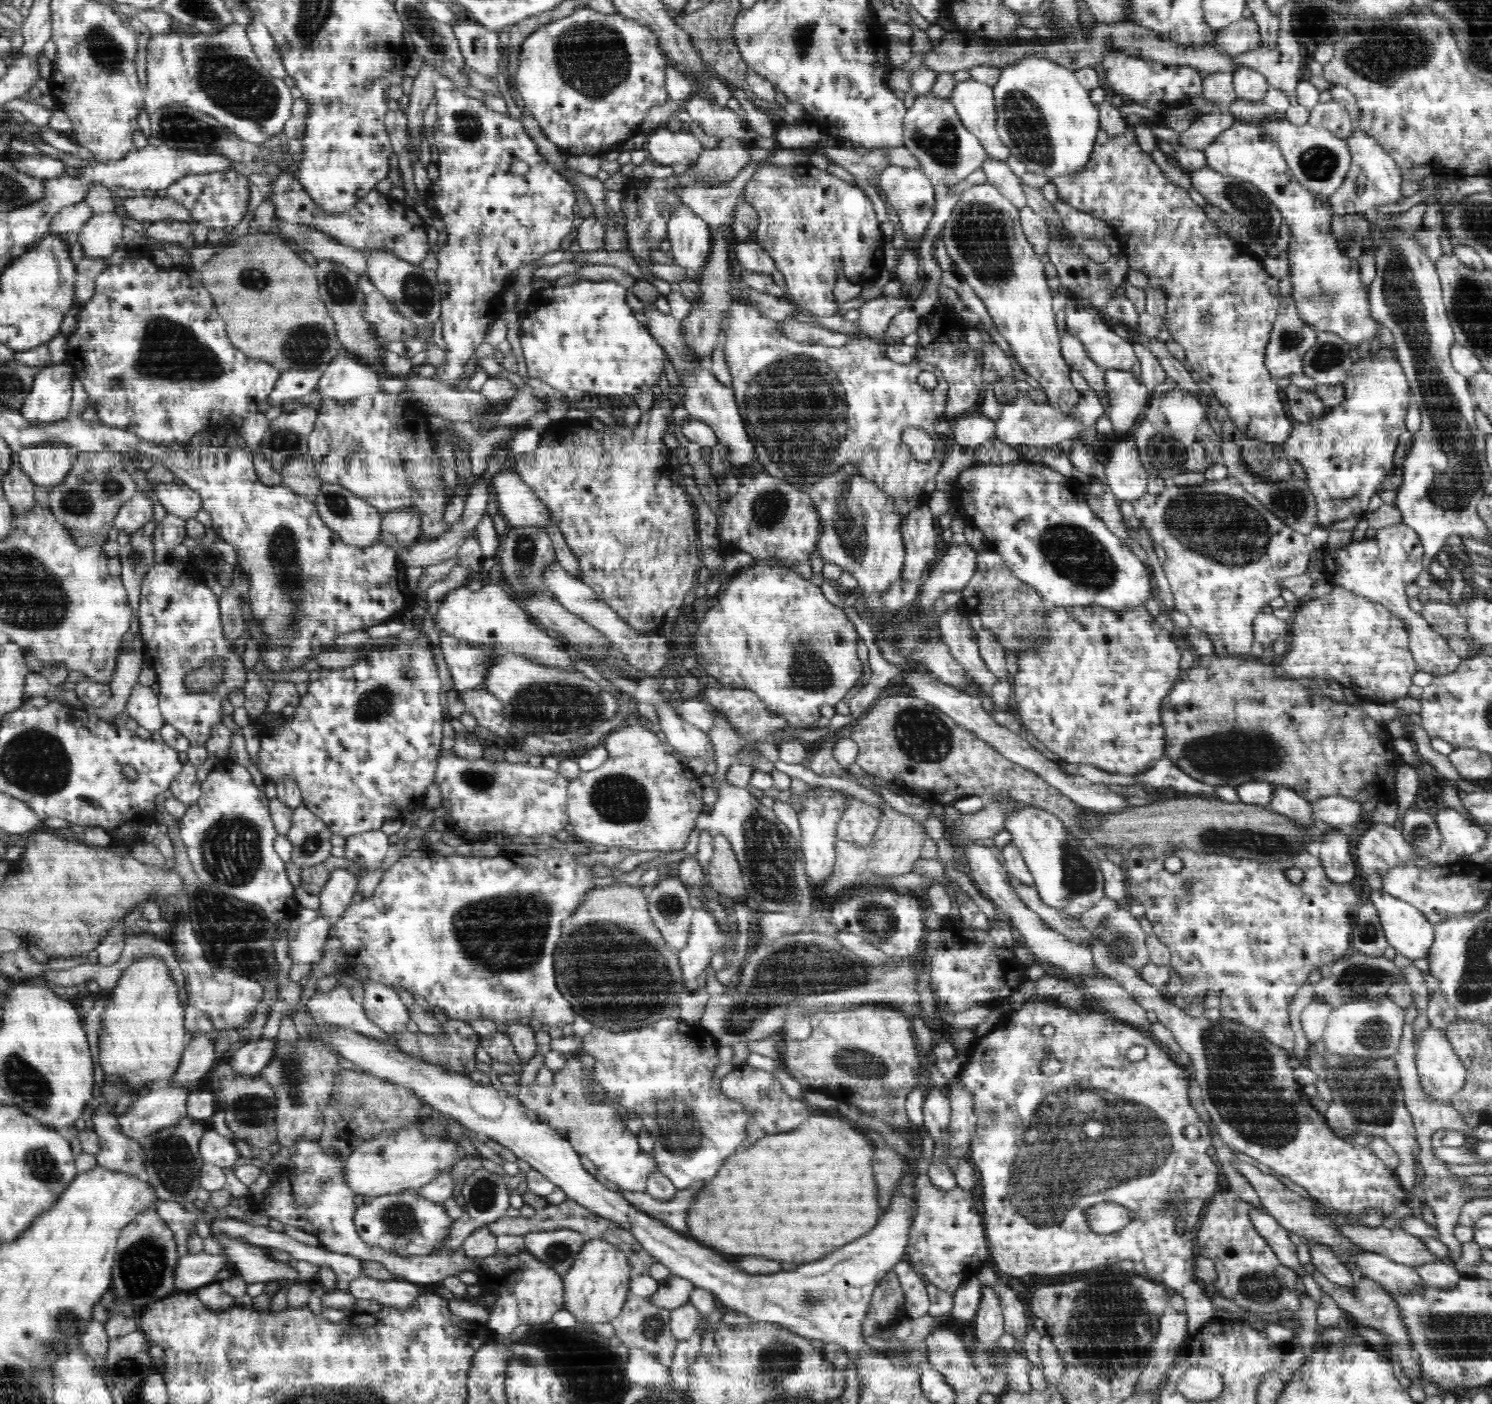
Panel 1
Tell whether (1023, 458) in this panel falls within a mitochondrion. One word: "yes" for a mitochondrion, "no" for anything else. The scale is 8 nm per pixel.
no

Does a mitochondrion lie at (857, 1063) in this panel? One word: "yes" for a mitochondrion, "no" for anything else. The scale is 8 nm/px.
yes

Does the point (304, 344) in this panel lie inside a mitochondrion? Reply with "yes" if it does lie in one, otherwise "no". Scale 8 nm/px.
yes

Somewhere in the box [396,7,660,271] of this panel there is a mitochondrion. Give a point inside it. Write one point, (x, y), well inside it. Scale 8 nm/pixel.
(591, 58)

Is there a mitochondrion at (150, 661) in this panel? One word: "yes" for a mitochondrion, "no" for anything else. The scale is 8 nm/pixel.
no

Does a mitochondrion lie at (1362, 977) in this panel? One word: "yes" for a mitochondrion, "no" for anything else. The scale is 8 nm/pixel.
yes

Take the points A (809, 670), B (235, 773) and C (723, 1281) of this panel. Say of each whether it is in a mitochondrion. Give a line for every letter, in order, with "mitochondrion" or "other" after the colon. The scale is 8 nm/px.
A: mitochondrion
B: other
C: other

